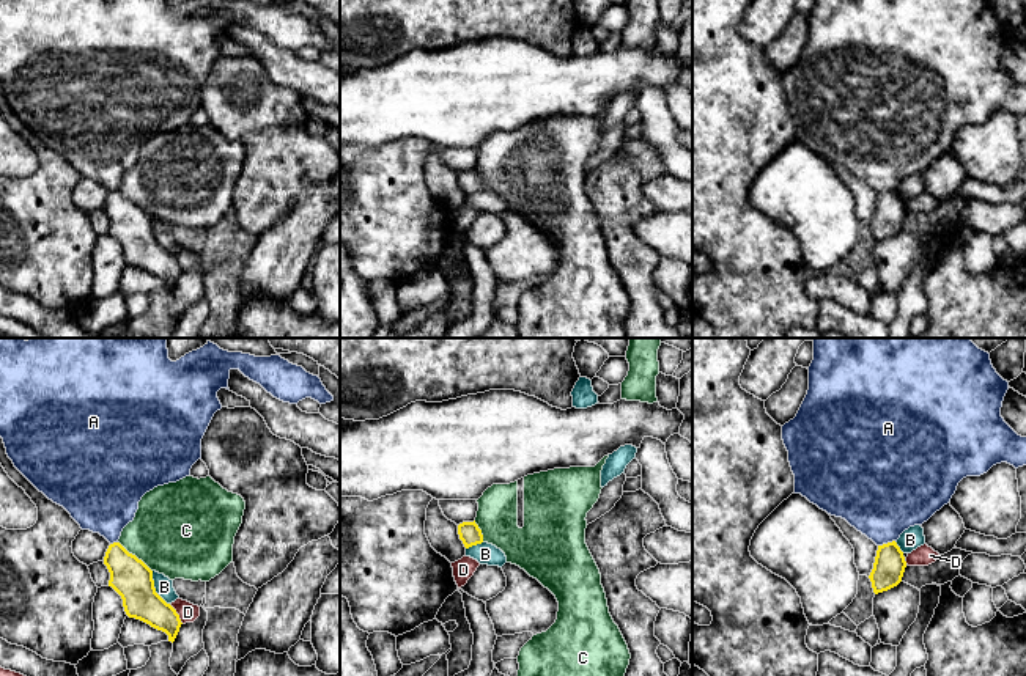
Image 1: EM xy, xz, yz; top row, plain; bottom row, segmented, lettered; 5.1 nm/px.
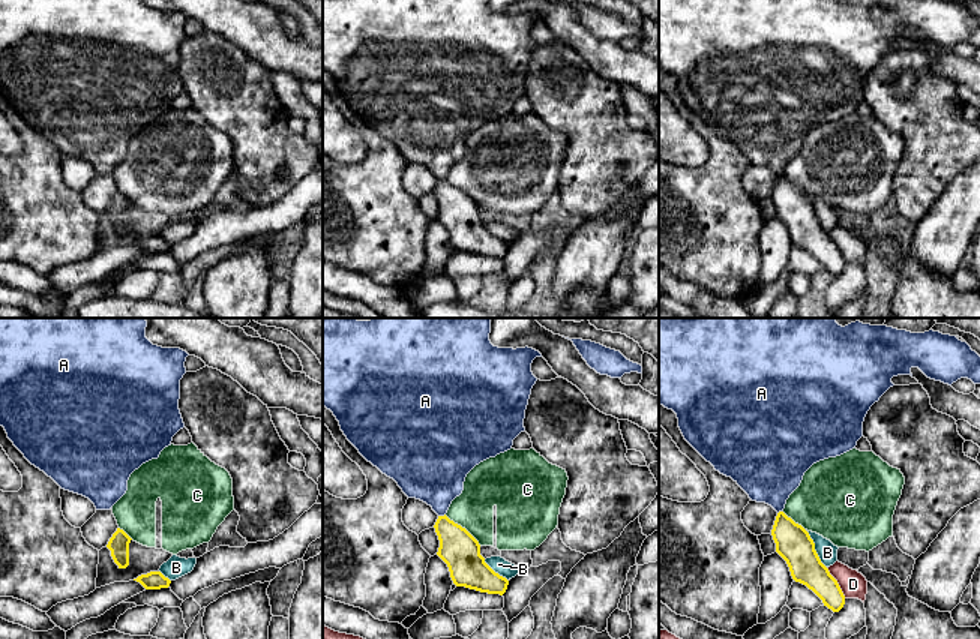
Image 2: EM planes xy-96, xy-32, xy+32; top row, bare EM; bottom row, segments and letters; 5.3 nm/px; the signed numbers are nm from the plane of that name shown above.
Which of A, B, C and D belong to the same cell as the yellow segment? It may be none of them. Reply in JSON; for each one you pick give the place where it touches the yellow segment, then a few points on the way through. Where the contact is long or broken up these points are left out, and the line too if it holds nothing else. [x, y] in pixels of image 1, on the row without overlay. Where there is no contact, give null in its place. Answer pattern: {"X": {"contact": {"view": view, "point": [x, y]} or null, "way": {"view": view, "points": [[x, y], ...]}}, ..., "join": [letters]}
{"A": {"contact": {"view": "yz", "point": [888, 191]}, "way": {"view": "yz", "points": [[889, 213], [888, 191], [883, 173], [883, 142]]}}, "join": ["A"]}

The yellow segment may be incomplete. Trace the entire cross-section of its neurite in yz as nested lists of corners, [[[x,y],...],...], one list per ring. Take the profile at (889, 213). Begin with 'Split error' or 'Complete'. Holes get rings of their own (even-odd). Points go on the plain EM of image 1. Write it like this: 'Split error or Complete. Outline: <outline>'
Split error. Outline: [[[814,0],[809,14],[807,42],[796,64],[782,74],[782,88],[795,123],[795,141],[801,141],[828,162],[845,167],[878,193],[873,217],[869,223],[875,242],[888,239],[902,230],[906,209],[895,190],[900,182],[910,175],[922,173],[947,152],[963,126],[980,124],[1001,110],[1007,110],[1015,116],[1026,113],[1026,85],[1018,83],[1001,64],[1007,38],[1009,30],[996,20],[988,0]]]

